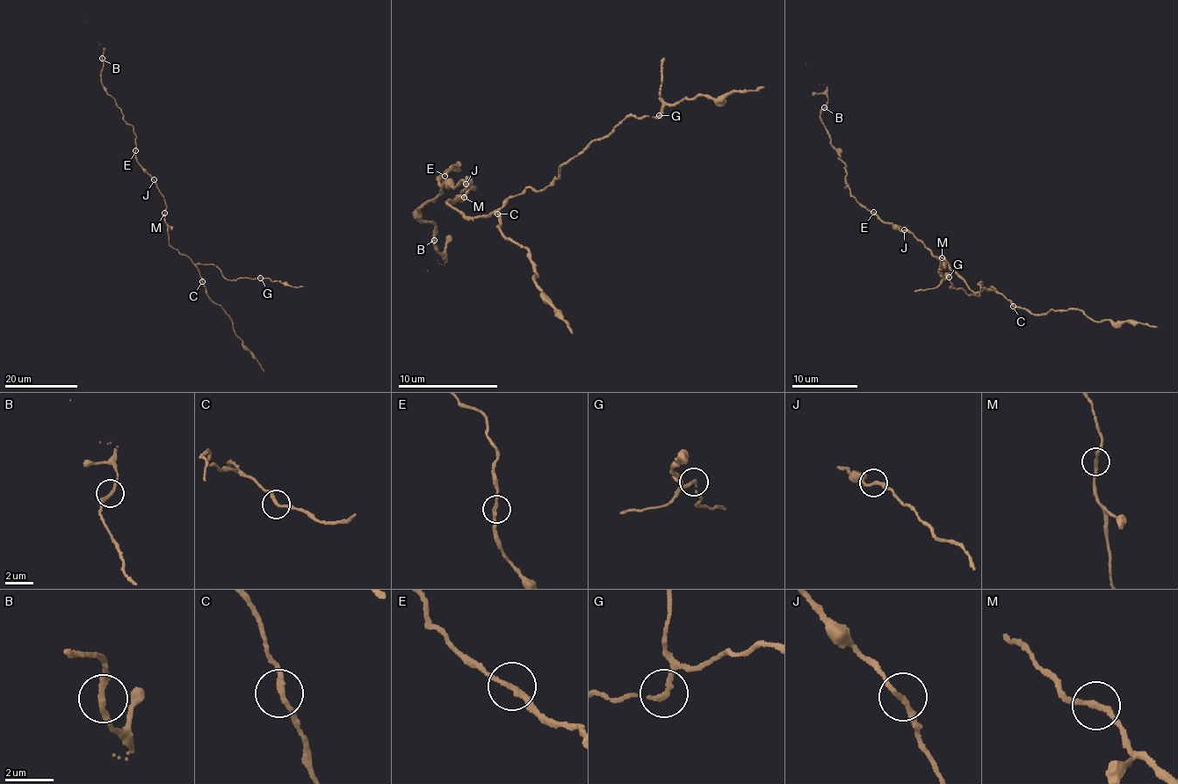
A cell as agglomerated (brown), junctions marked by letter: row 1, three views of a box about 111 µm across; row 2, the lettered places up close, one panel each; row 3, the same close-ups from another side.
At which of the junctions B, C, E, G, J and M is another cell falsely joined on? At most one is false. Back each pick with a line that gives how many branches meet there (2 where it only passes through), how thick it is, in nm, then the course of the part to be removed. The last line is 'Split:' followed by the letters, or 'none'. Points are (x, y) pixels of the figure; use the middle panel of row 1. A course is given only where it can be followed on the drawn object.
Split: none

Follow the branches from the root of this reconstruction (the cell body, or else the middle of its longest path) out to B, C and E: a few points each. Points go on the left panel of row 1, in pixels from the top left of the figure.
B: (164, 199), (155, 181), (137, 161), (133, 127), (126, 123), (121, 110), (102, 84), (102, 58)
C: (164, 199), (169, 244), (191, 261), (202, 281)
E: (164, 199), (155, 181), (138, 162), (135, 150)

